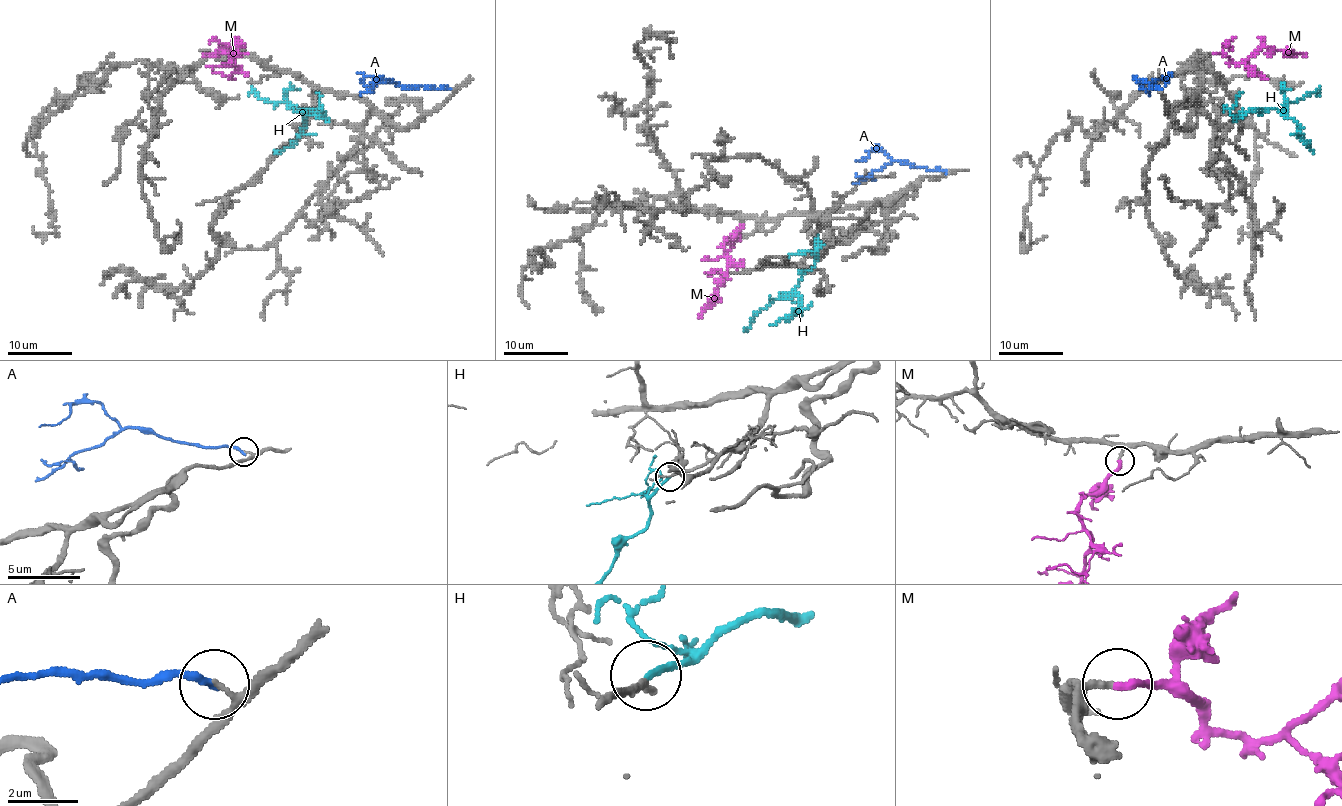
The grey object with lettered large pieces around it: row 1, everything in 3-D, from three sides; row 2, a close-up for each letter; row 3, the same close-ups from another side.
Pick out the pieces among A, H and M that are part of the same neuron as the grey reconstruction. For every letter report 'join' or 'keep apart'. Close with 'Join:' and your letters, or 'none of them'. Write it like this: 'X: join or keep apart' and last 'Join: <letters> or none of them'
A: keep apart
H: join
M: join
Join: H, M

